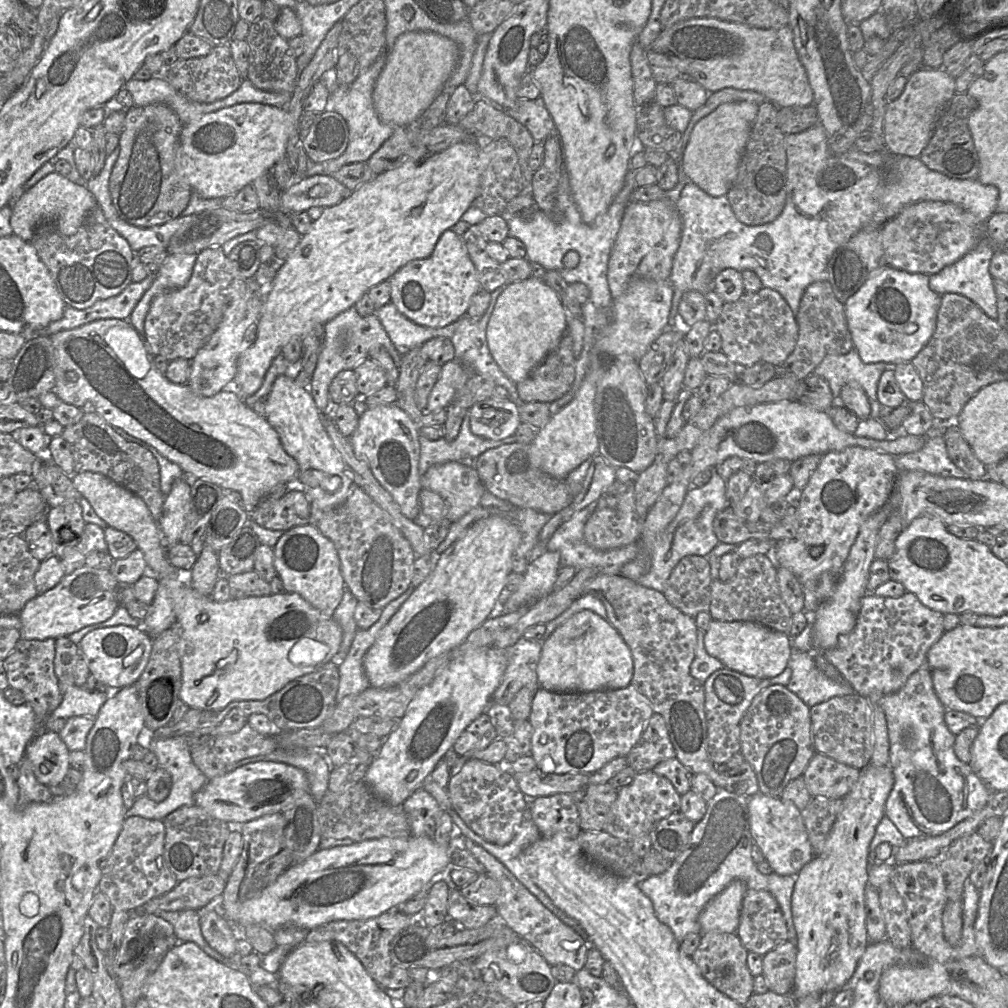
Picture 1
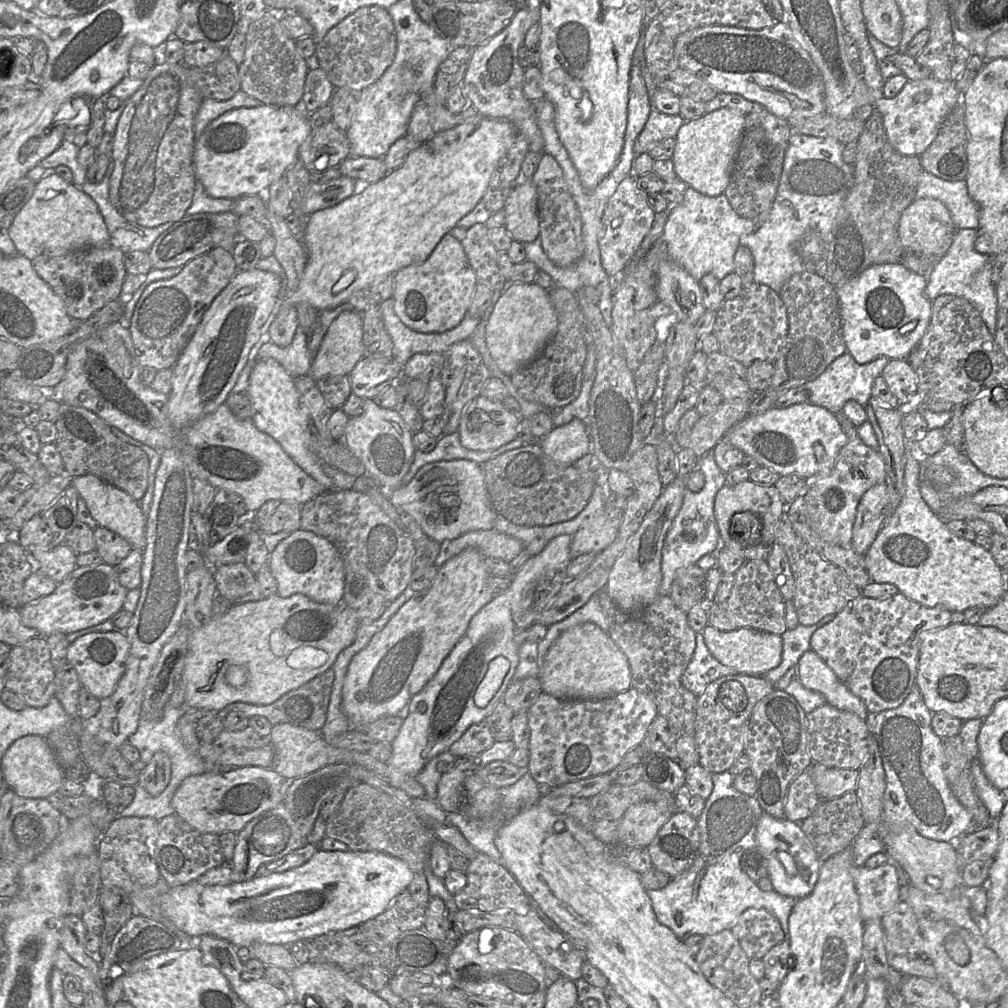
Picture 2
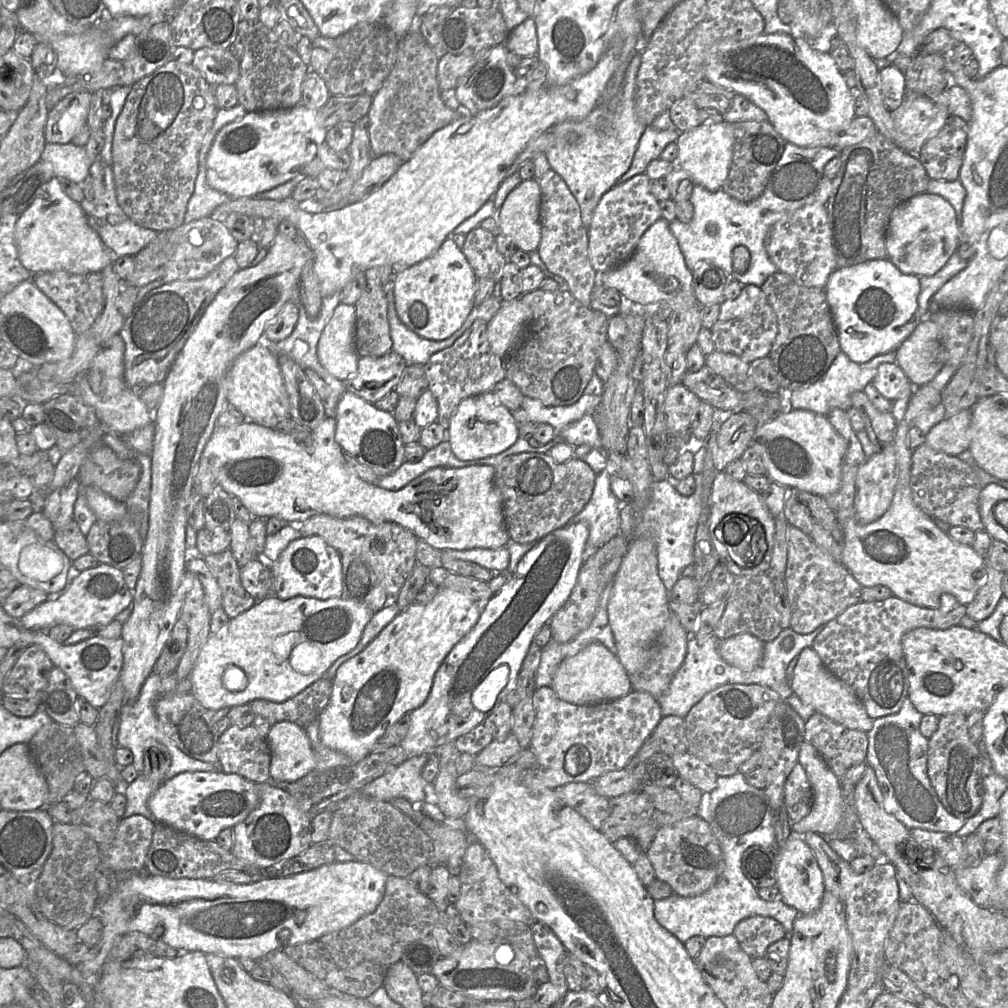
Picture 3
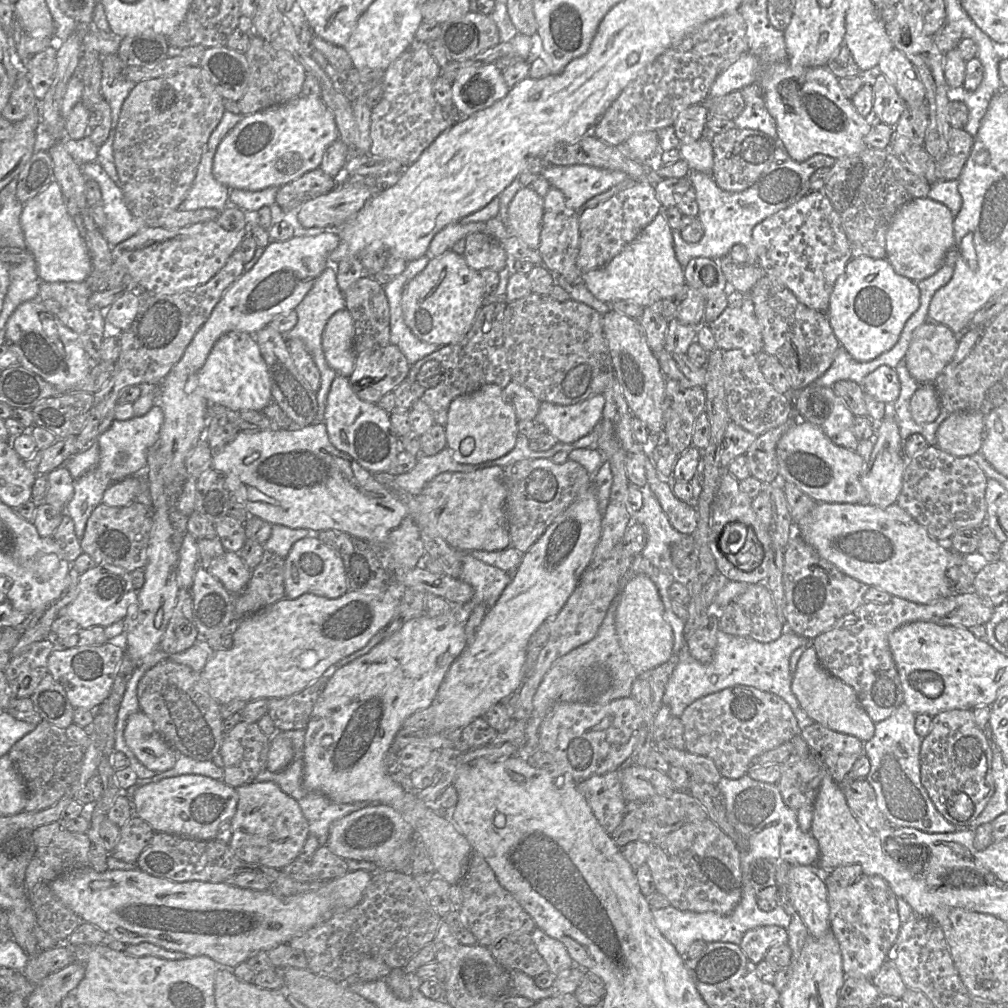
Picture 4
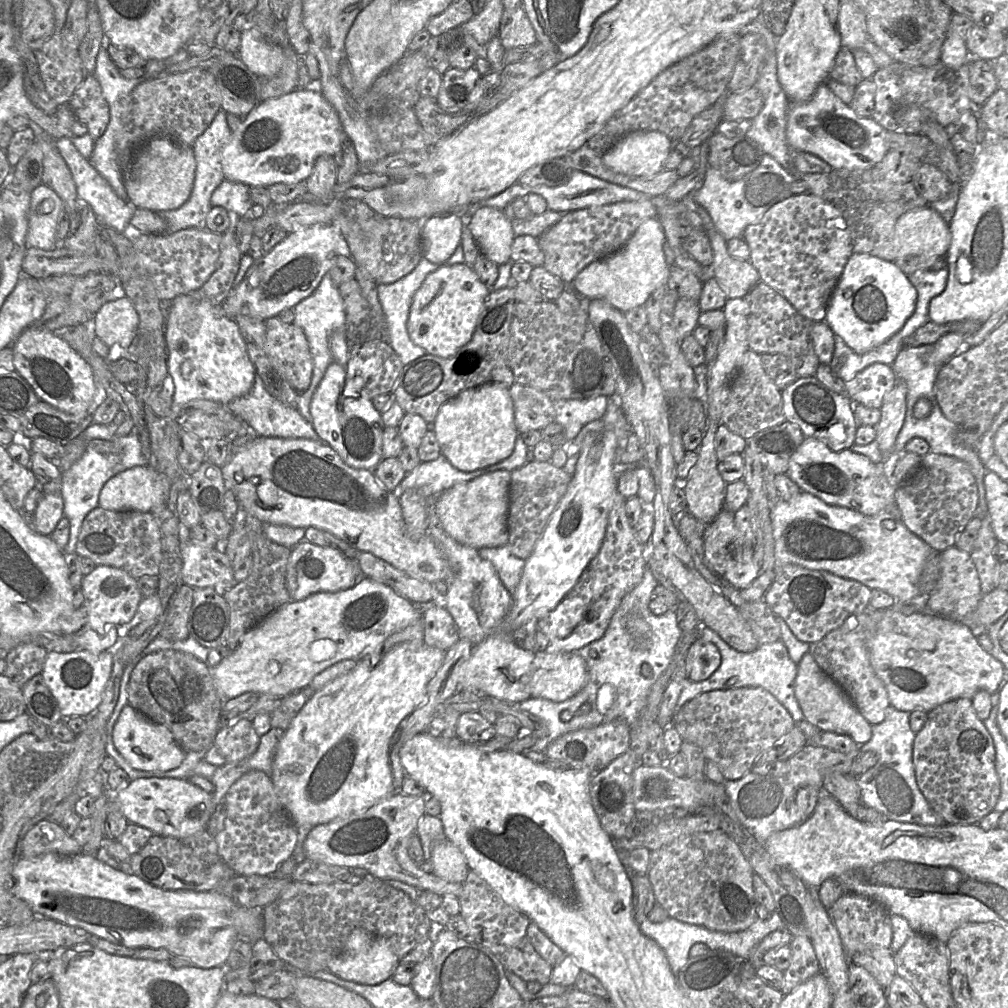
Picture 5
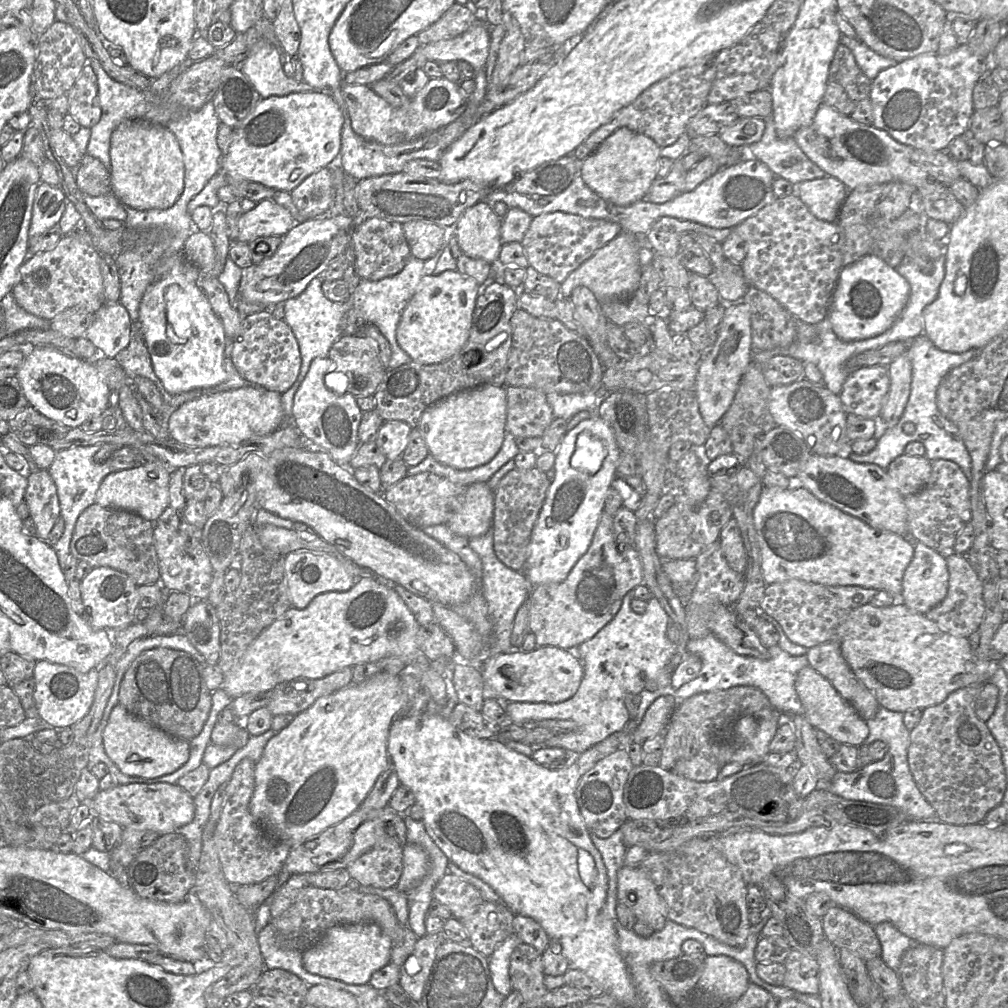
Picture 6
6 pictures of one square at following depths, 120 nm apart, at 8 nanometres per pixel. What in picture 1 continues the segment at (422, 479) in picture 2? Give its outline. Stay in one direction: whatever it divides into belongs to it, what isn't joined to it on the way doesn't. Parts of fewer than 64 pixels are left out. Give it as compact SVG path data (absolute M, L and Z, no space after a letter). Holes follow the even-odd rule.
M455 461L437 464L430 467L421 476L419 511L432 521L454 523L480 505L480 499L484 492L484 486L475 466Z

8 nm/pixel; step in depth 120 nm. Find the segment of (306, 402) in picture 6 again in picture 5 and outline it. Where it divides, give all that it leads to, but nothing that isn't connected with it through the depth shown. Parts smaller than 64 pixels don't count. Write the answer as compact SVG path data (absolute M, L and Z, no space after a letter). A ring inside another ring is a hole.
M332 362L313 393L310 403L311 424L321 438L332 447L343 461L356 469L372 470L383 459L382 438L384 425L381 413L371 400L344 396L345 367Z

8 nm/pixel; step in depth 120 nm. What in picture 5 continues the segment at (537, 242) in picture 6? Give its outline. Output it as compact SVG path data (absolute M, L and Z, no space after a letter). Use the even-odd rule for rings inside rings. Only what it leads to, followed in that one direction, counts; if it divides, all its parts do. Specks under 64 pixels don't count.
M651 199L621 201L570 211L537 238L544 254L543 267L570 286L583 268L619 250L641 223L657 215L658 209Z

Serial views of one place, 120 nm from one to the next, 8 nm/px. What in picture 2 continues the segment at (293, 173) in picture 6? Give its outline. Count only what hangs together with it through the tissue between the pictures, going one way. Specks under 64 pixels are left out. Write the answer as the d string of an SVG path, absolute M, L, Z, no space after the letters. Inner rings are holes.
M262 104L257 107L241 107L230 110L211 121L195 141L193 163L196 181L201 182L207 194L213 198L236 200L243 196L256 195L261 190L267 190L274 181L284 176L287 169L299 159L299 148L311 131L312 127L308 122L307 114L299 106L272 106Z

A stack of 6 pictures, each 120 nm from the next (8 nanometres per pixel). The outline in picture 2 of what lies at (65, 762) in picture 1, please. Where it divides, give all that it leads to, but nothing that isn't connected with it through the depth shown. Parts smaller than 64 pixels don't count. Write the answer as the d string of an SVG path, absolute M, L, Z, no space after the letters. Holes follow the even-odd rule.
M26 735L15 740L1 760L1 771L9 789L24 798L47 799L58 792L65 775L45 737Z

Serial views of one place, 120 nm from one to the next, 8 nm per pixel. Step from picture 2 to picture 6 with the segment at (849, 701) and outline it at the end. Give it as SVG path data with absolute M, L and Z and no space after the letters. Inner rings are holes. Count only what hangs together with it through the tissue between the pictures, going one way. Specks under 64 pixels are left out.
M811 665L803 667L798 672L795 687L804 707L804 716L816 730L825 732L842 744L856 747L863 744L870 732L867 722Z

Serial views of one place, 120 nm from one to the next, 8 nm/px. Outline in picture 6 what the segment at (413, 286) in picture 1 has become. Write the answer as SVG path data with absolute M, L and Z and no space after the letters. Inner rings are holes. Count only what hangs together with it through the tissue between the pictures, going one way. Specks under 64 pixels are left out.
M458 270L424 277L402 312L397 327L401 349L412 361L422 364L438 364L452 358L468 341L476 300L481 290L482 285Z

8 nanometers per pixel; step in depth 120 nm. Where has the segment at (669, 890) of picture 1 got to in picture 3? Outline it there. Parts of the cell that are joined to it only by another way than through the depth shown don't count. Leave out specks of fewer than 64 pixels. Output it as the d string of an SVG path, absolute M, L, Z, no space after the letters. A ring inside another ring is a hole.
M737 772L731 776L718 776L716 787L708 794L704 808L700 808L700 816L703 816L710 824L716 837L724 860L724 870L716 882L705 893L696 897L681 897L676 894L668 898L654 900L654 916L656 921L673 934L680 942L685 942L694 936L723 937L733 934L735 926L743 919L750 916L765 916L777 920L784 928L786 937L790 940L793 924L800 913L793 907L783 903L781 899L765 901L758 895L758 890L748 881L742 871L741 859L744 851L751 846L777 849L776 834L773 826L773 816L764 789L758 789L749 785L745 780L745 774Z

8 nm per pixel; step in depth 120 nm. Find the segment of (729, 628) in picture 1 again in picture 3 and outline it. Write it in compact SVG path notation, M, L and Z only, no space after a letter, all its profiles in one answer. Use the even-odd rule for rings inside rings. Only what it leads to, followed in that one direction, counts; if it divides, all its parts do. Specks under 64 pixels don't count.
M741 633L721 639L718 651L728 664L744 671L751 671L761 662L765 643L754 635Z

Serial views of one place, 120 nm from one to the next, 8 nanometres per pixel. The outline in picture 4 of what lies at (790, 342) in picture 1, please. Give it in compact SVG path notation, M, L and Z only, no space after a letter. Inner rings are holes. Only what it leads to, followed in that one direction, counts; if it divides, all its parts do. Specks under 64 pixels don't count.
M745 295L740 307L727 306L708 326L714 335L716 347L721 350L741 350L754 355L763 351L761 327L749 295Z

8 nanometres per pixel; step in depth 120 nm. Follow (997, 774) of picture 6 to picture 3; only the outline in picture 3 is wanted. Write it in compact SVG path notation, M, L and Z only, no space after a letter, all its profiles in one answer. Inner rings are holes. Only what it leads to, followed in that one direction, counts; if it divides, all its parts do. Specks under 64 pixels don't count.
M966 714L940 717L936 732L929 738L927 772L937 797L950 814L964 820L977 814L984 799L981 749L969 735Z

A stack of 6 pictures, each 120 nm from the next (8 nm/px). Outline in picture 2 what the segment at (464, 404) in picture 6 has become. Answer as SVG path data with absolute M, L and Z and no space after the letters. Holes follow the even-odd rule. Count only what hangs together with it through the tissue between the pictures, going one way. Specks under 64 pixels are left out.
M481 395L474 398L463 410L458 432L462 446L475 451L493 451L517 438L521 417L508 410L502 402Z

